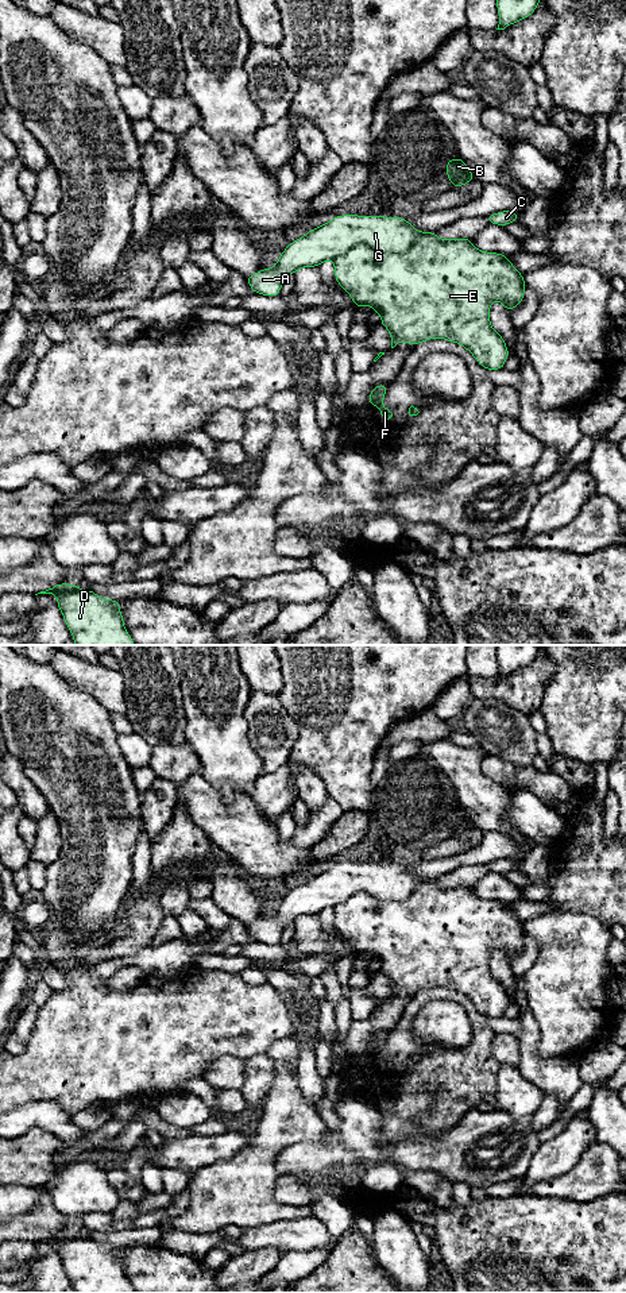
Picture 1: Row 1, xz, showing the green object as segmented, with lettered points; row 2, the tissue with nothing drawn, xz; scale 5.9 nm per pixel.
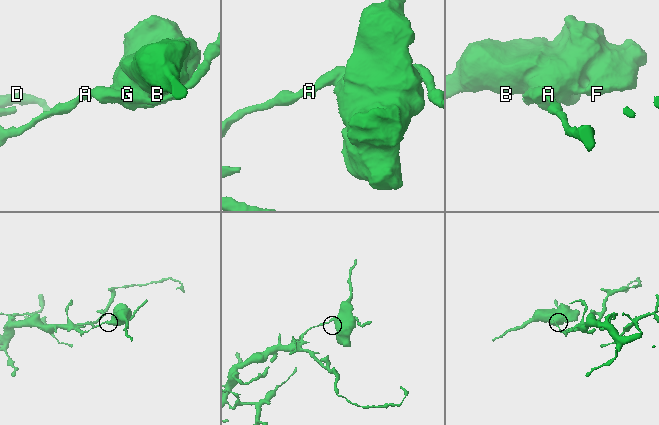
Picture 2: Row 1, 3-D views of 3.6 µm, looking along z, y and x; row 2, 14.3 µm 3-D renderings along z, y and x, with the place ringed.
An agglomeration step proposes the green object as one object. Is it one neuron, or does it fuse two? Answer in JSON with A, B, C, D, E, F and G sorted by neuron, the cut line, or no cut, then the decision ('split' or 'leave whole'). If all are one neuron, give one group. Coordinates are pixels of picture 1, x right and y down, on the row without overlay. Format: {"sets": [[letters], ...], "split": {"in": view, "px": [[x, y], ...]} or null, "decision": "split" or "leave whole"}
{"sets": [["A", "C", "D", "G"], ["B", "E", "F"]], "split": {"in": "xz", "px": [[422, 880], [402, 899], [378, 899], [355, 892], [333, 909]]}, "decision": "split"}

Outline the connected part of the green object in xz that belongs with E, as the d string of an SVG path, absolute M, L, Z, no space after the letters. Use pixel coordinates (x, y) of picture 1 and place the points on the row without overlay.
M436 879L422 880L414 892L403 900L386 900L378 899L368 893L359 892L352 895L347 902L336 906L335 908L335 927L336 930L348 941L348 943L355 950L355 957L370 953L372 958L380 962L380 972L387 976L391 985L391 996L394 996L399 989L406 989L413 996L417 991L424 991L429 987L444 987L451 991L459 991L461 995L468 997L476 1010L486 1018L502 1018L505 1016L505 1010L510 1003L510 999L502 985L502 983L491 974L490 970L490 954L491 950L499 949L505 953L506 960L510 961L515 954L518 954L525 943L525 926L514 912L507 907L507 903L499 900L487 900L478 898L471 887L459 885L459 887L438 887Z

